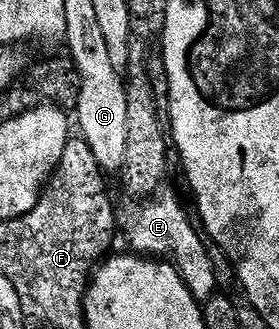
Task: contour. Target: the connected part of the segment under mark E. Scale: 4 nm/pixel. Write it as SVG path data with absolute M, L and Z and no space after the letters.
M164 188L162 191L148 196L142 203L136 204L139 205L136 209L129 210L124 217L122 214L121 229L122 232L123 229L127 232L127 241L135 248L132 250L134 250L136 254L167 255L163 253L171 253L172 258L170 257L170 260L173 262L175 268L179 270L181 279L189 287L189 291L195 296L196 301L202 303L216 296L217 293L217 289L215 289L215 261L211 258L211 253L207 250L208 242L205 240L204 234L197 228L193 217L193 222L191 222L191 217L187 214L186 207L179 202L178 195L175 194L173 190L166 189L167 188Z

